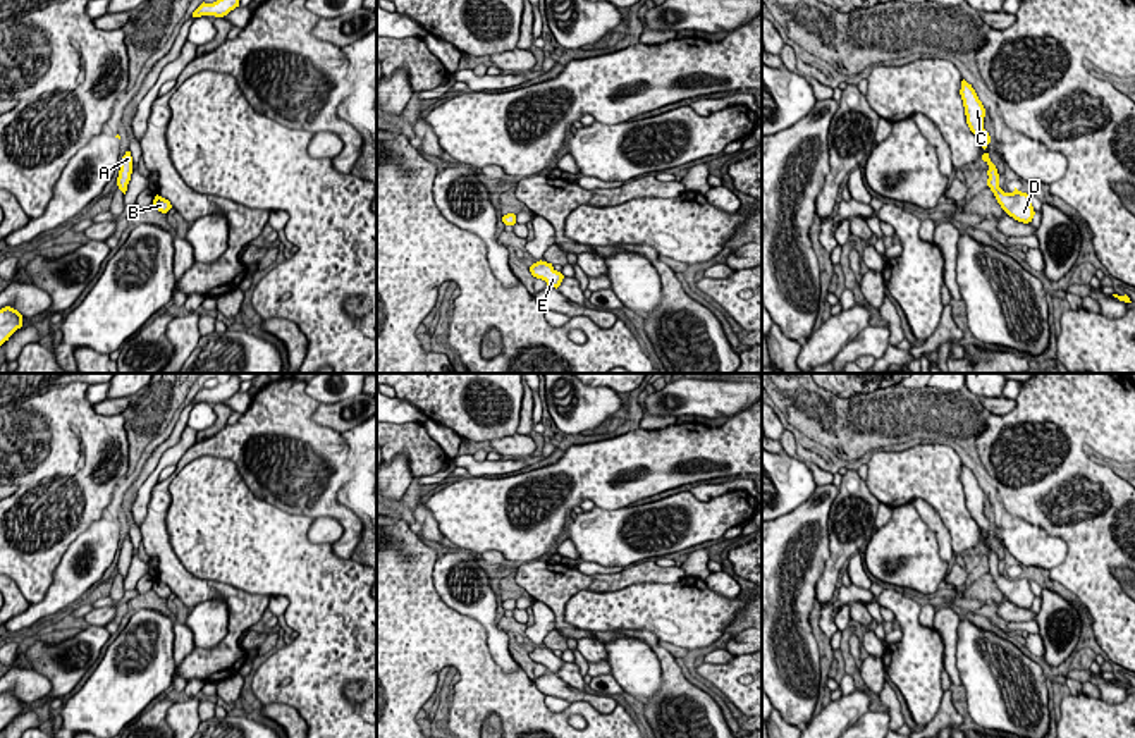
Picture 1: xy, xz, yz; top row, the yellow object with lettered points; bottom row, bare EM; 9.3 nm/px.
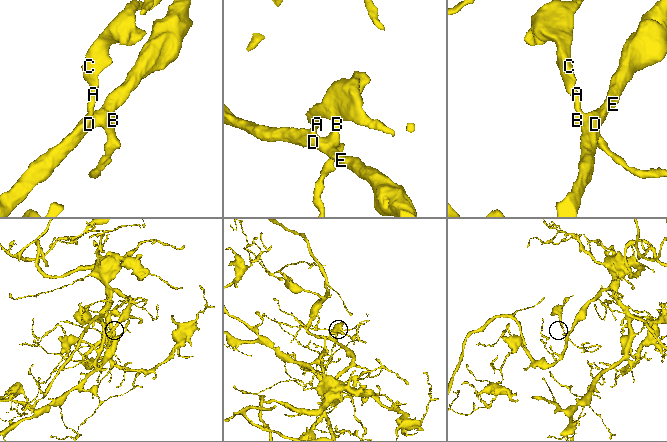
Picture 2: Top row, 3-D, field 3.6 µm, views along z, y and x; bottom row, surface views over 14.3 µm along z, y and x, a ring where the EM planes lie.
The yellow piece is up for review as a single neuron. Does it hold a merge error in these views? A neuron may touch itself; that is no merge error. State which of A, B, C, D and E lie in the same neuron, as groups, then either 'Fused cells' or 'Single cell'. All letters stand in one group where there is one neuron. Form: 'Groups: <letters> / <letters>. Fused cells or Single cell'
Groups: A B C D E. Single cell

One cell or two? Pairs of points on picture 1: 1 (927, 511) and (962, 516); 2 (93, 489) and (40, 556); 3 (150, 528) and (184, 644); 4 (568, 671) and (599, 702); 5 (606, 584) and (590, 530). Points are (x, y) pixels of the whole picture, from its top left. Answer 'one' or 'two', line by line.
1: two
2: one
3: two
4: two
5: two

